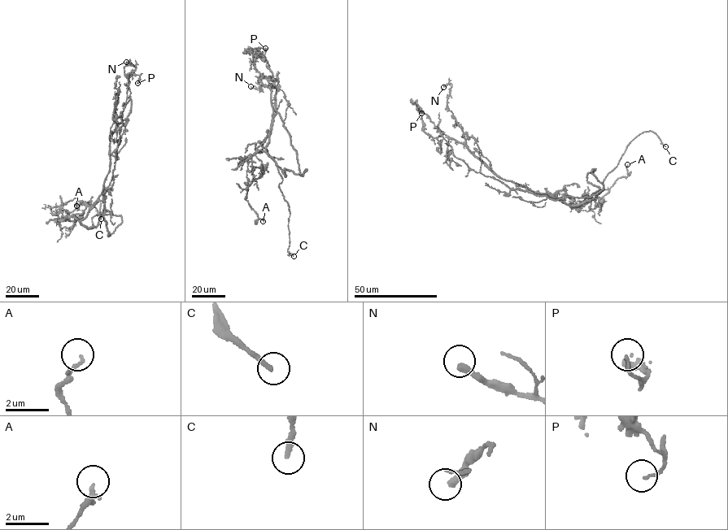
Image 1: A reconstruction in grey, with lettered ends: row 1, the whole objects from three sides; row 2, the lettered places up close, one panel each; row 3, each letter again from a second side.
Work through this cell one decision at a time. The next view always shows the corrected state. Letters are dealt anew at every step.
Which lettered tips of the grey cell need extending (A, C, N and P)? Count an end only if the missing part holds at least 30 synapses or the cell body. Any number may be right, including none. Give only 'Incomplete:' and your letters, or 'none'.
Incomplete: C

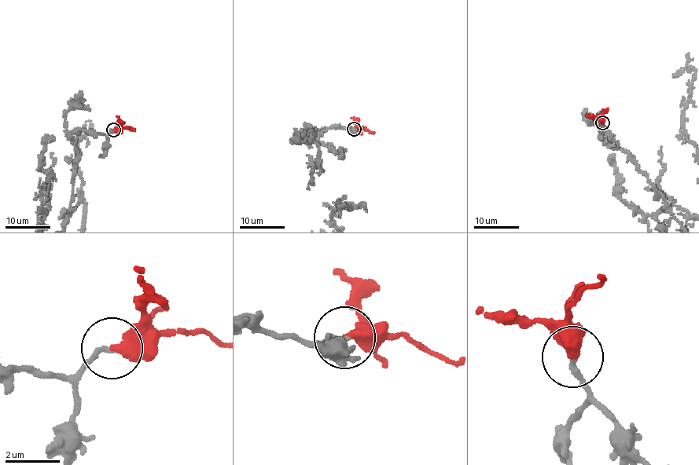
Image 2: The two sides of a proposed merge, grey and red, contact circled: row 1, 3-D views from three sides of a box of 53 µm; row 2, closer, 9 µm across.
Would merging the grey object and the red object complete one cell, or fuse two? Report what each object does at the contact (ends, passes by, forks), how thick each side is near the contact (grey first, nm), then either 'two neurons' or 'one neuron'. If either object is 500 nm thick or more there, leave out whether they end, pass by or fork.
grey ends; red ends; calibres 190 and 480 nm; one neuron

